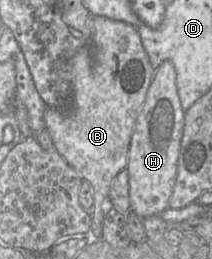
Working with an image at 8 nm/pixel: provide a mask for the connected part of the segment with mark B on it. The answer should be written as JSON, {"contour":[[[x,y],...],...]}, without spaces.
{"contour":[[[91,16],[90,44],[73,58],[71,94],[63,108],[46,107],[47,129],[54,148],[93,189],[93,209],[103,212],[116,175],[126,168],[130,142],[139,111],[155,69],[131,24],[104,16]]]}

